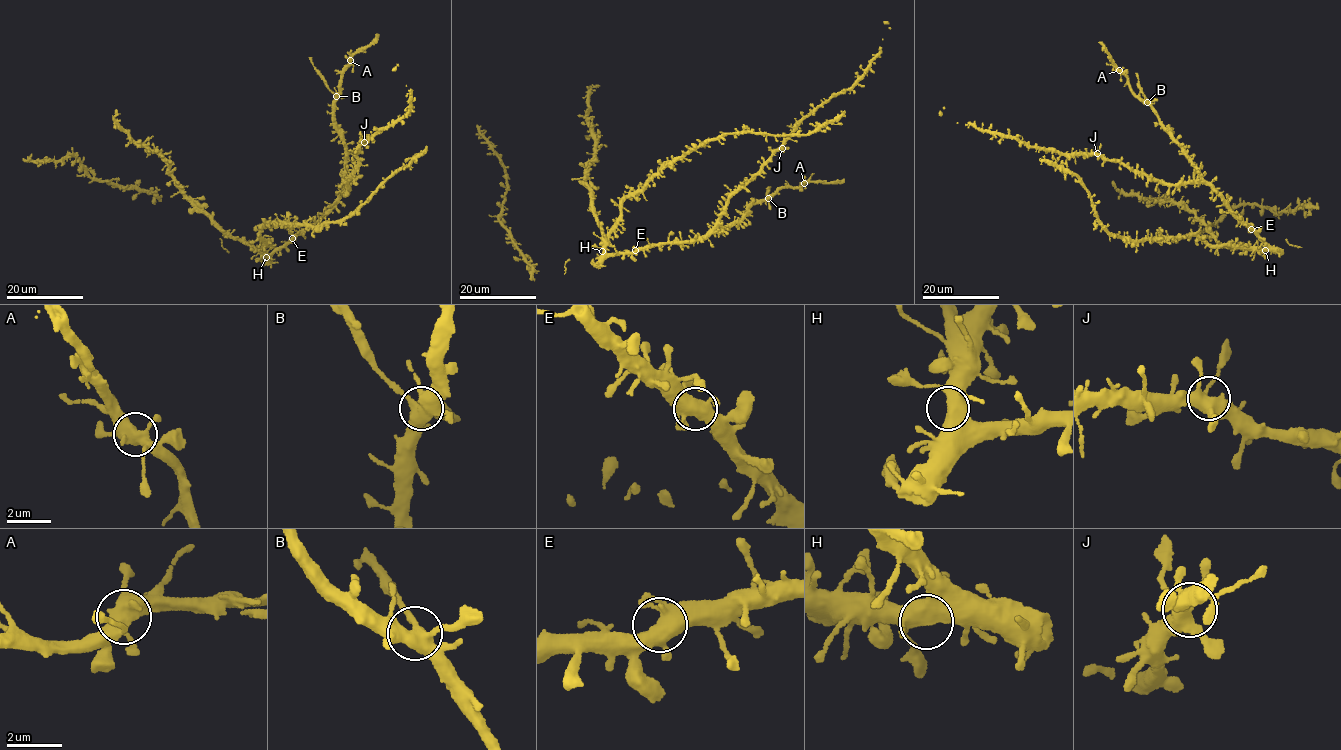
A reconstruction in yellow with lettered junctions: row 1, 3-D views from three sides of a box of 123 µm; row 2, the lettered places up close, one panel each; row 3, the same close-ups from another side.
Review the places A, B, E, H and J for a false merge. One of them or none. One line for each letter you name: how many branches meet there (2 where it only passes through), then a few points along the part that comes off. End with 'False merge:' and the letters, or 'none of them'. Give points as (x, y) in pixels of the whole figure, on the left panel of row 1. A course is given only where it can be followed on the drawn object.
False merge: none of them

